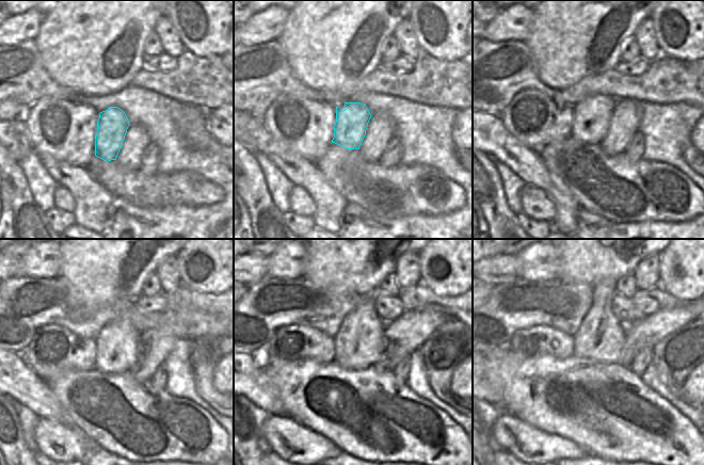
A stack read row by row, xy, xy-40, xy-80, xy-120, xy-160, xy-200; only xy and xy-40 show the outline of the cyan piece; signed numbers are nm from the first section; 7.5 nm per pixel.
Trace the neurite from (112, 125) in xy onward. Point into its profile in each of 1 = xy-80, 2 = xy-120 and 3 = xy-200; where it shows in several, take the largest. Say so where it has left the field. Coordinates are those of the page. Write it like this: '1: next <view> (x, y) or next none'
1: next xy-80 (590, 125)
2: next xy-120 (123, 348)
3: next xy-200 (606, 346)

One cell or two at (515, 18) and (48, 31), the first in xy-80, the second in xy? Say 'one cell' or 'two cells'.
two cells

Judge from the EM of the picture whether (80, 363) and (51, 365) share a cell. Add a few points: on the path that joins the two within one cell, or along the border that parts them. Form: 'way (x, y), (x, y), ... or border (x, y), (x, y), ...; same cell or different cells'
way (73, 363), (59, 363); same cell

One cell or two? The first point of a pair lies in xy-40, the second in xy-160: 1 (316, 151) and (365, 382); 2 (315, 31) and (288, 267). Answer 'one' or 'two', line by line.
1: two
2: two

